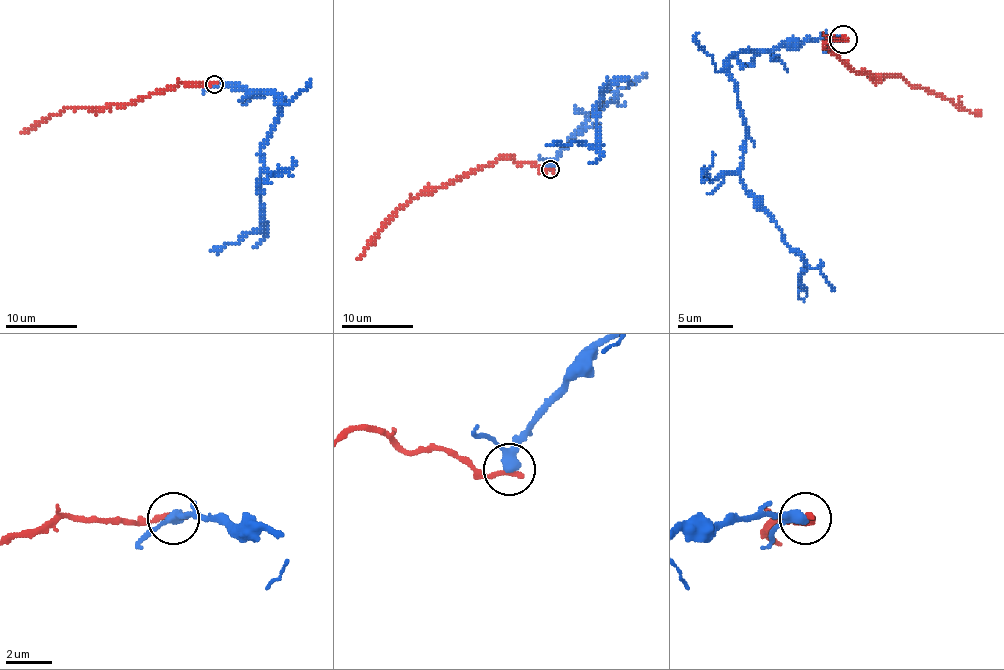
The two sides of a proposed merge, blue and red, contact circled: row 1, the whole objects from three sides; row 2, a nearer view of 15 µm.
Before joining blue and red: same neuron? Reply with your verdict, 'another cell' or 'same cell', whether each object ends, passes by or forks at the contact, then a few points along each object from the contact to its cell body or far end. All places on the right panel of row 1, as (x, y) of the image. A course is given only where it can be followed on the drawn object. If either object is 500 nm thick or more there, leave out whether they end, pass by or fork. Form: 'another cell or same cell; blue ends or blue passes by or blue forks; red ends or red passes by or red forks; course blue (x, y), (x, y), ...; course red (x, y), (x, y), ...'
another cell; blue passes by; red ends; course blue (842, 38), (740, 49), (729, 60), (745, 138), (740, 182), (801, 257), (806, 296); course red (845, 38), (834, 38), (823, 46), (853, 71), (901, 74), (912, 85), (942, 94), (981, 116)

